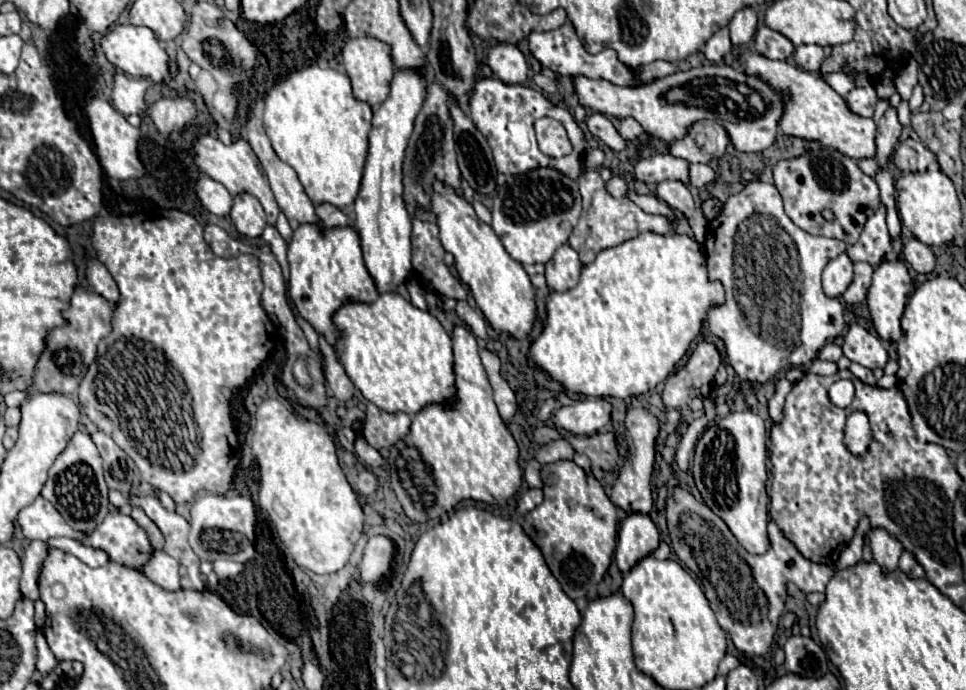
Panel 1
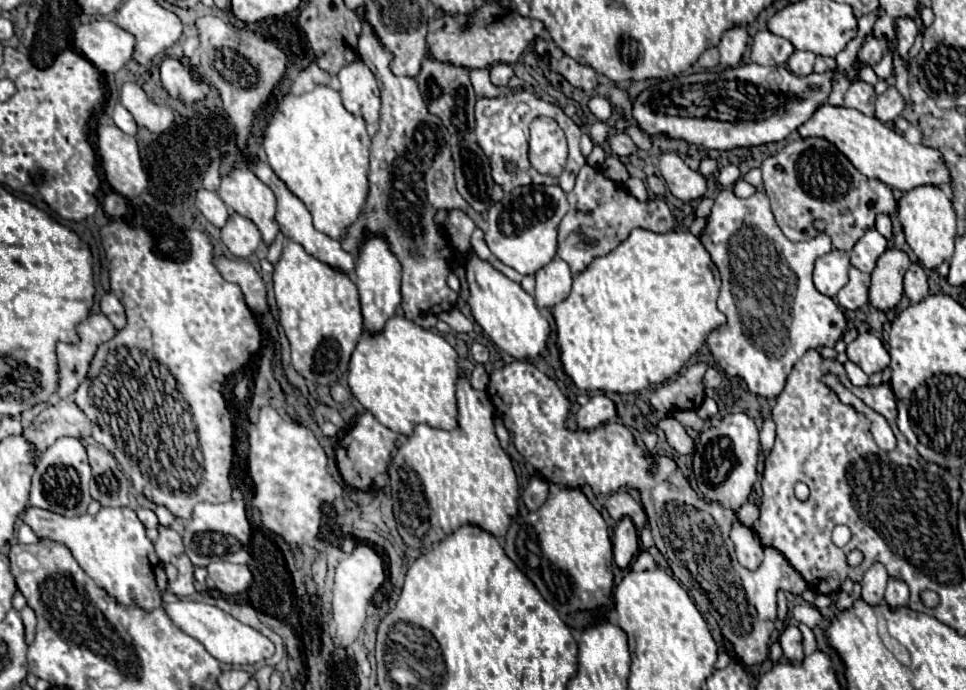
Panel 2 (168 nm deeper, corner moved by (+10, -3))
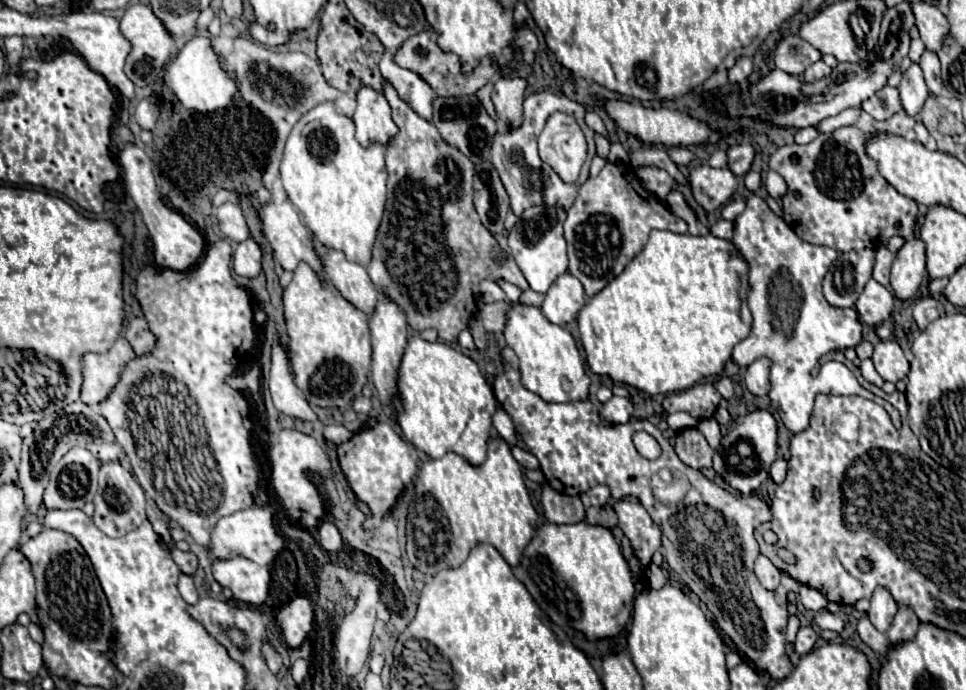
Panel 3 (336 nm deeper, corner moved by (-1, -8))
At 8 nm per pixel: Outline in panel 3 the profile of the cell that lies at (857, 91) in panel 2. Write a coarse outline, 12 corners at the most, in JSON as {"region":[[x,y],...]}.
{"region":[[884,86],[862,110],[886,120],[902,110],[898,88]]}

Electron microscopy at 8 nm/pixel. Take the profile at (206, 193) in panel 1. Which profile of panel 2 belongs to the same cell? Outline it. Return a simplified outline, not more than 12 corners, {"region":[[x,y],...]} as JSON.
{"region":[[199,189],[195,205],[215,227],[229,217],[215,191]]}

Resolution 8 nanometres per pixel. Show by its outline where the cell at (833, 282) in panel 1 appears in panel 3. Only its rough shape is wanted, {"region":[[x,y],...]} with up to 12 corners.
{"region":[[874,250],[846,252],[824,278],[832,306],[854,306]]}

